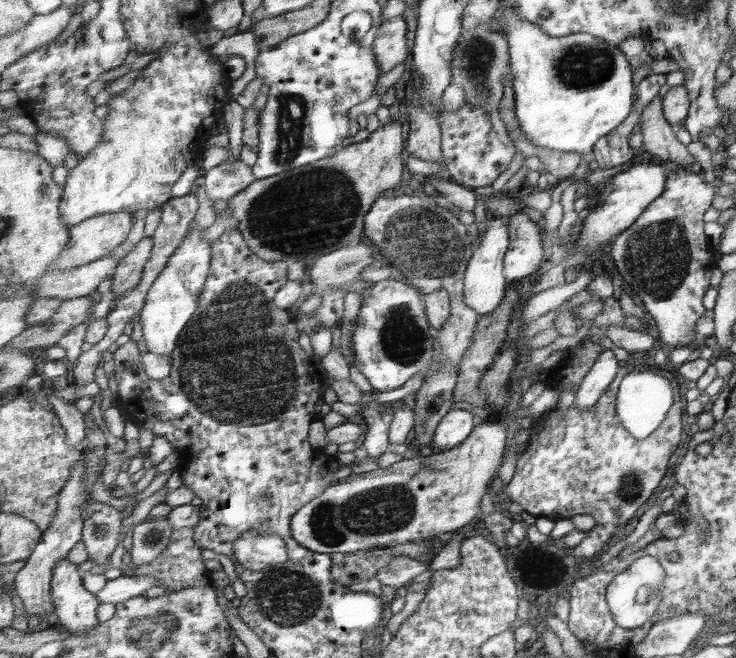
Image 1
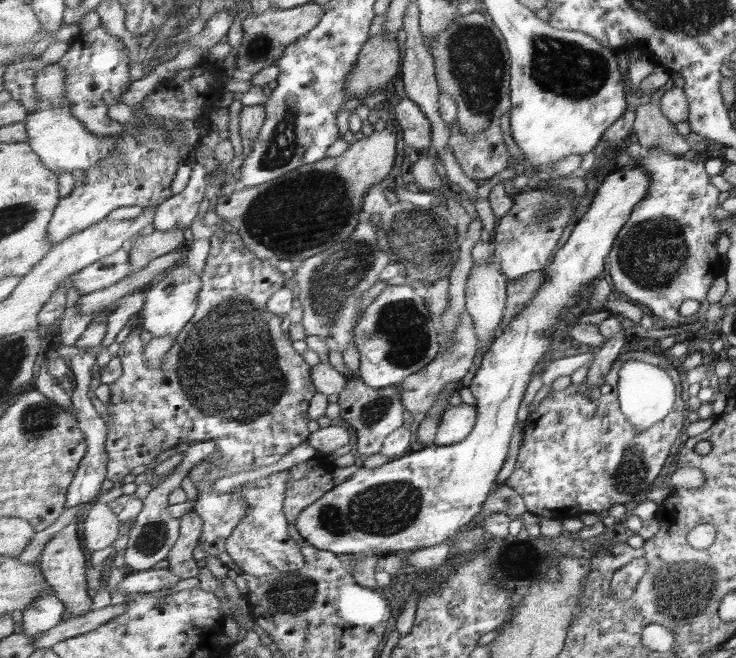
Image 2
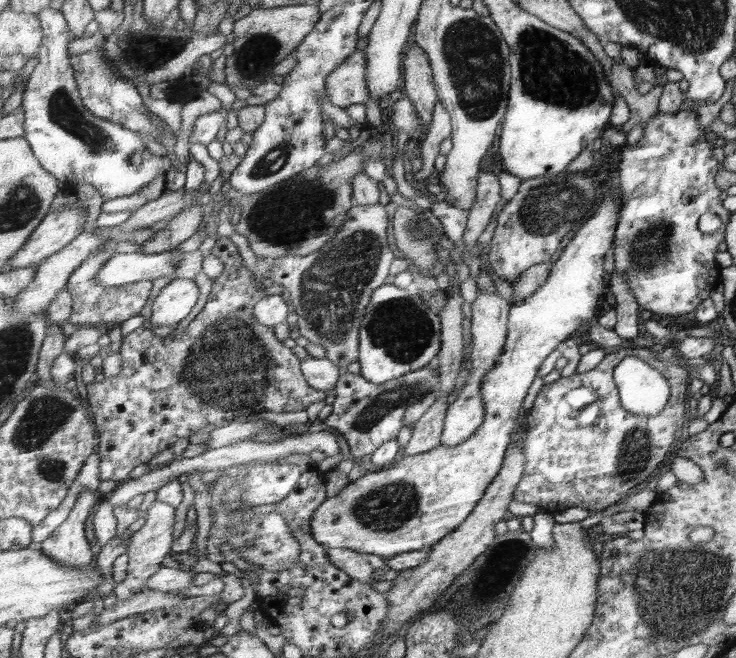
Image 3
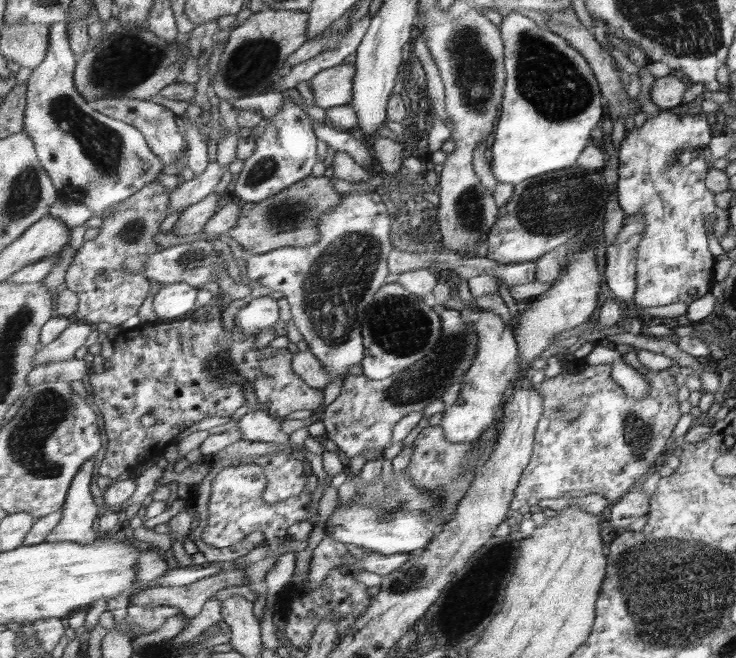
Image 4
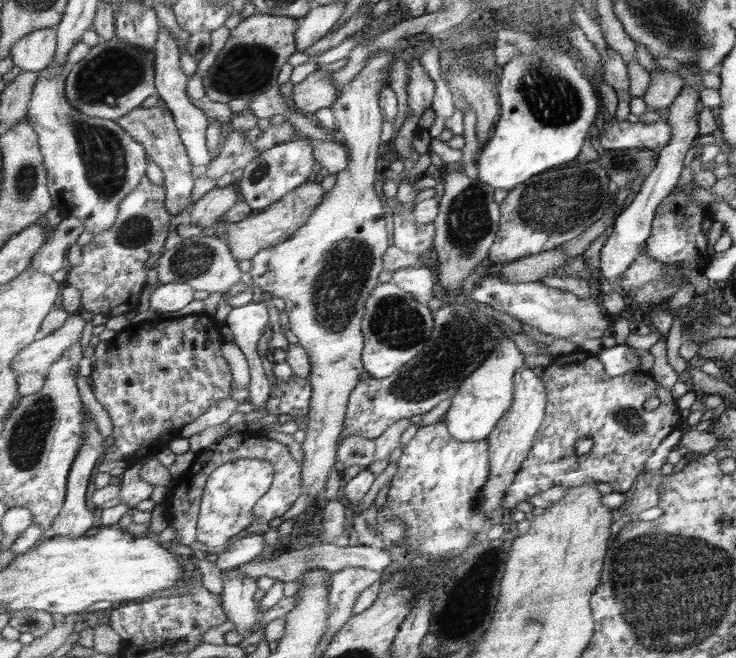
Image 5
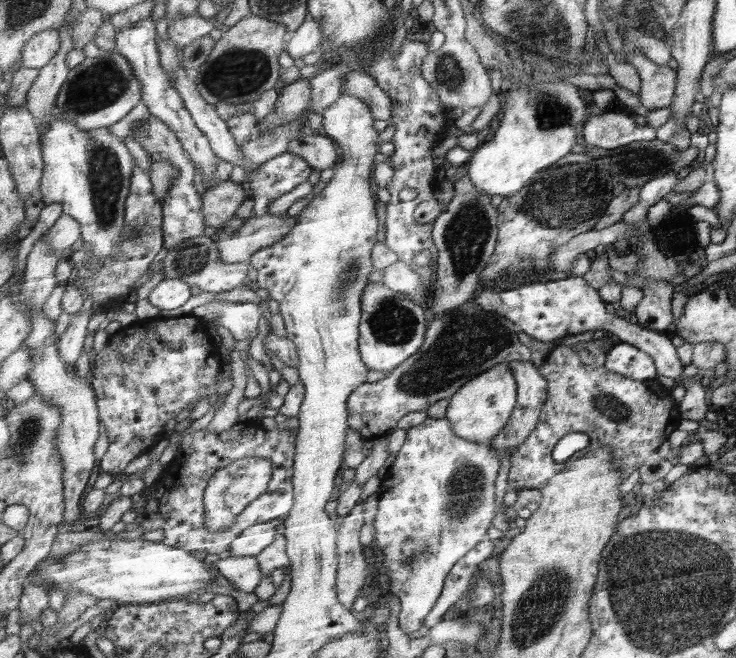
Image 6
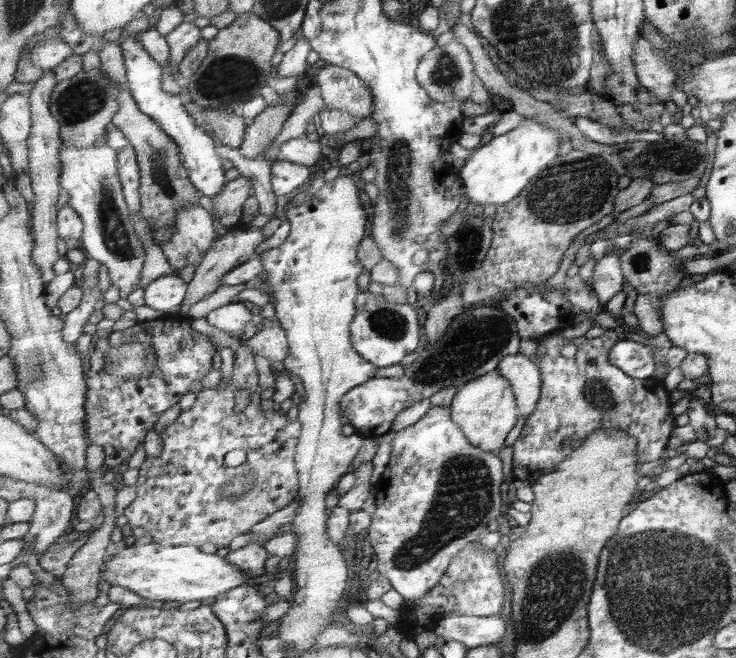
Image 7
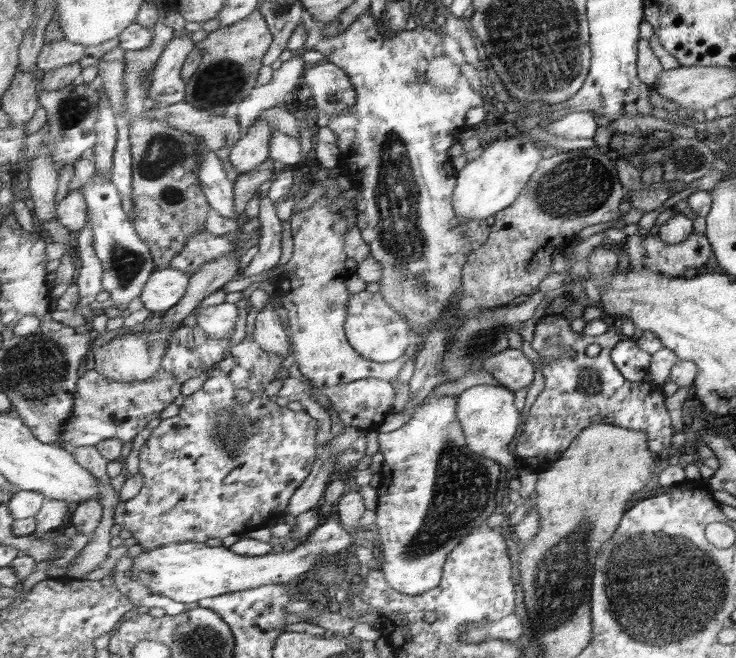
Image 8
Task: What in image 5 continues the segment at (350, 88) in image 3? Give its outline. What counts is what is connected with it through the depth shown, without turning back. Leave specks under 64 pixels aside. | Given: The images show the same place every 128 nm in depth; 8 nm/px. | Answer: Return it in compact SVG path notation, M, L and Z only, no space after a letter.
M314 71L293 88L290 100L294 110L313 117L317 110L333 107L340 98L340 88L334 80L334 72Z

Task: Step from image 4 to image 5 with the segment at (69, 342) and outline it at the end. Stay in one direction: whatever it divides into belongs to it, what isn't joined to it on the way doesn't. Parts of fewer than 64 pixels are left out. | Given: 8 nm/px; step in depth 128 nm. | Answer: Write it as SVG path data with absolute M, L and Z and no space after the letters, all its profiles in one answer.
M80 314L71 315L63 328L49 336L38 338L31 346L14 359L11 367L17 376L28 372L45 372L55 364L63 354L83 338L83 330L87 324Z

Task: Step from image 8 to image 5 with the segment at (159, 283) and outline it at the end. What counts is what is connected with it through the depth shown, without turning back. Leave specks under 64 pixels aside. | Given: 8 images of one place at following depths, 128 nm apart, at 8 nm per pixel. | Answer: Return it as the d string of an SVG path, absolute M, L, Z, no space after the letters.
M181 282L160 283L150 296L149 311L157 314L179 312L193 300L195 300L195 287Z

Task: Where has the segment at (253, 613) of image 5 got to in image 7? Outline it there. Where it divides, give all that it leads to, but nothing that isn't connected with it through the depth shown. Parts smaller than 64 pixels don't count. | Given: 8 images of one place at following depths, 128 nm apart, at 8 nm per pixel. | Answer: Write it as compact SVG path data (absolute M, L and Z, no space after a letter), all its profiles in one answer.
M248 544L241 549L231 551L226 560L240 570L249 579L258 579L265 573L265 562L269 558L267 550L261 544Z

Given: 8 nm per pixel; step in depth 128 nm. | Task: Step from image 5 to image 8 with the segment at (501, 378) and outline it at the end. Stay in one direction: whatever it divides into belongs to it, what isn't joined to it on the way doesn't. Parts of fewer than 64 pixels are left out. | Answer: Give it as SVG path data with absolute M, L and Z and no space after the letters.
M475 385L465 389L457 401L457 414L466 434L468 446L472 451L485 458L499 462L511 475L517 478L516 456L509 452L509 444L517 438L517 426L521 415L515 406L515 394L503 385Z

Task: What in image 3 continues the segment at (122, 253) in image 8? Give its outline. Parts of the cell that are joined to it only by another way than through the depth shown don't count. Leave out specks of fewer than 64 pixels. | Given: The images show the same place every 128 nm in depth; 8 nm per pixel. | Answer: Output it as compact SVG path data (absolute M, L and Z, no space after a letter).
M47 7L38 16L46 37L37 55L40 58L40 64L26 82L22 108L26 113L24 137L30 142L42 166L60 181L67 192L71 191L76 194L77 185L86 183L92 185L106 200L131 196L134 192L151 184L158 176L165 175L174 163L171 156L151 154L139 132L129 130L117 122L103 121L103 118L94 116L84 106L82 95L78 90L79 85L74 76L72 56L67 50L69 42L73 40L70 23L65 18L62 9Z

